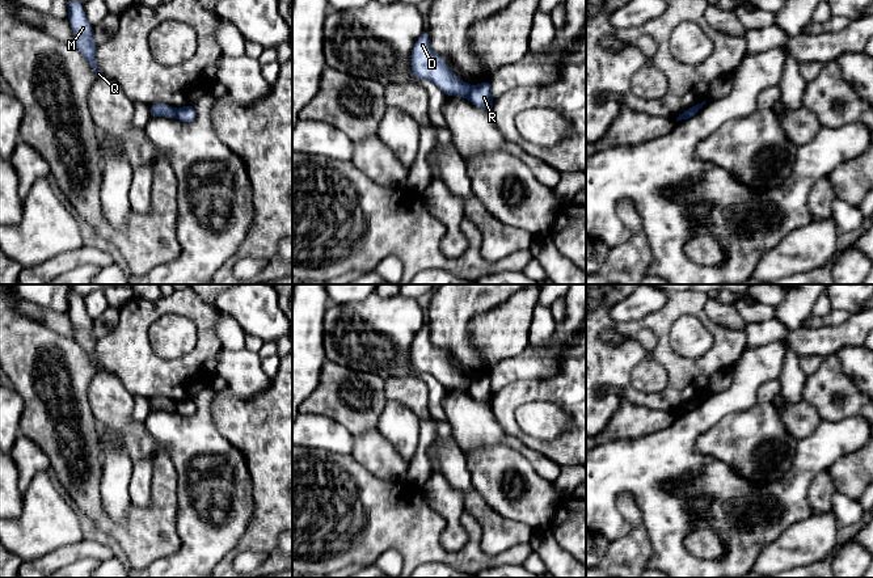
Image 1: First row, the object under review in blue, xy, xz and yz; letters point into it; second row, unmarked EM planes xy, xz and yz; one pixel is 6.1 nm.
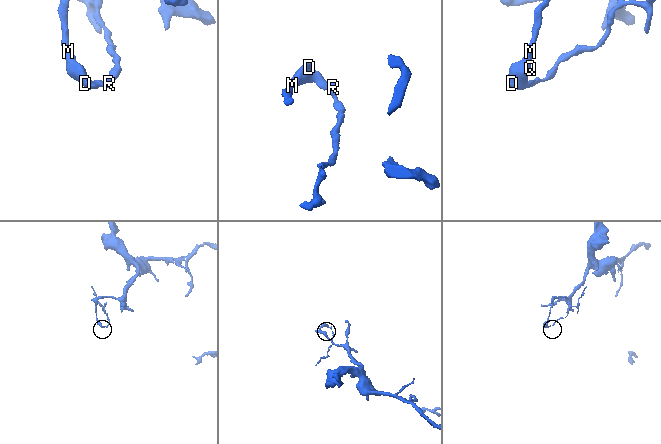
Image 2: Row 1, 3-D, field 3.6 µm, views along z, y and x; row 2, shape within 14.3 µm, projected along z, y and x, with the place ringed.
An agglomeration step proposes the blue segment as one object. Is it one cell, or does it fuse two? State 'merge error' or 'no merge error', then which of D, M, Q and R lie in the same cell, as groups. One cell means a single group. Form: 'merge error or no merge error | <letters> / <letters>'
merge error | D M Q / R

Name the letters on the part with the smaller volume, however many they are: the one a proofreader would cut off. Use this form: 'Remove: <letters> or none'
Remove: R

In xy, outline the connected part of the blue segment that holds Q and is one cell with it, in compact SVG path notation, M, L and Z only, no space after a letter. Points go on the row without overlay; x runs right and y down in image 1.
M72 290L68 294L68 315L75 326L75 339L88 354L96 371L104 371L96 356L96 345L98 339L92 330L93 320L85 311L84 299Z

